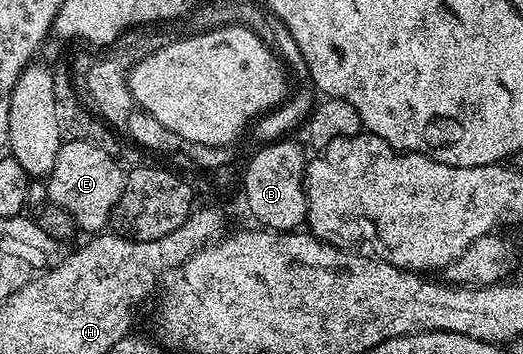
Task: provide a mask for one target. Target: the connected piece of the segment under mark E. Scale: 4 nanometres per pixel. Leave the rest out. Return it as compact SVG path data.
M64 140L63 145L57 150L57 162L53 162L51 175L46 177L47 199L62 210L67 210L75 220L76 229L87 231L87 234L99 234L111 224L111 212L123 193L125 168L119 165L120 161L114 156L105 154L97 146L89 142L73 142Z

